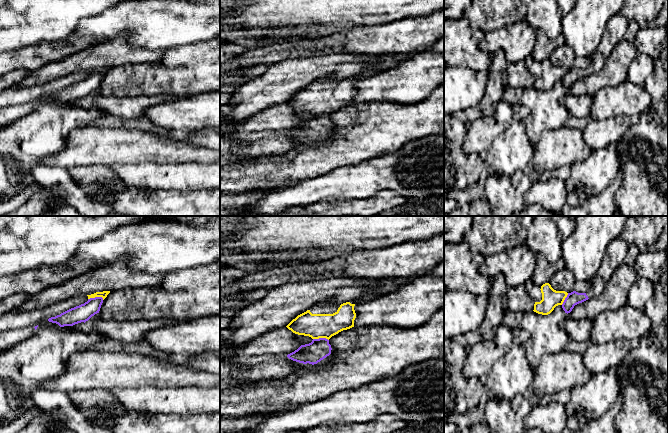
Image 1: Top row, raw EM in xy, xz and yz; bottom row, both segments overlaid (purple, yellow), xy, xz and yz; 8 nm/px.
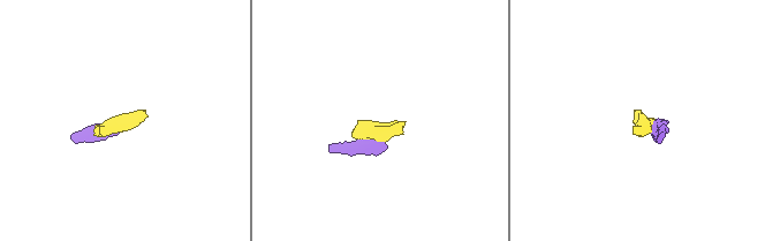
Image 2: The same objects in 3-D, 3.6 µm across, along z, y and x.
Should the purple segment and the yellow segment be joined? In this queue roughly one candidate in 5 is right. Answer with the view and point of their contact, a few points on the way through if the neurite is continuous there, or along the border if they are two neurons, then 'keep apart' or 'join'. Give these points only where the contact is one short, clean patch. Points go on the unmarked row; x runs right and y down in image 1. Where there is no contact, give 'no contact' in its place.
contact xy (95, 73); border xy (103, 74), (90, 73), (88, 75); keep apart

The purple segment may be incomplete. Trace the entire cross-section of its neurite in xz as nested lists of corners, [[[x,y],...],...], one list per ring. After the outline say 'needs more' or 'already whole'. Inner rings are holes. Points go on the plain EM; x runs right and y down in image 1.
[[[326,114],[313,115],[311,119],[301,121],[287,131],[293,137],[307,140],[311,144],[319,144],[330,136],[331,121]]]; needs more

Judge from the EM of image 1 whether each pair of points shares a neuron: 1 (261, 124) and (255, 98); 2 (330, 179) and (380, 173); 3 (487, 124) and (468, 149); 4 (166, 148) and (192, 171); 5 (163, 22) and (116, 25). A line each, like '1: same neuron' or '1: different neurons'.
1: different neurons
2: same neuron
3: same neuron
4: different neurons
5: same neuron

